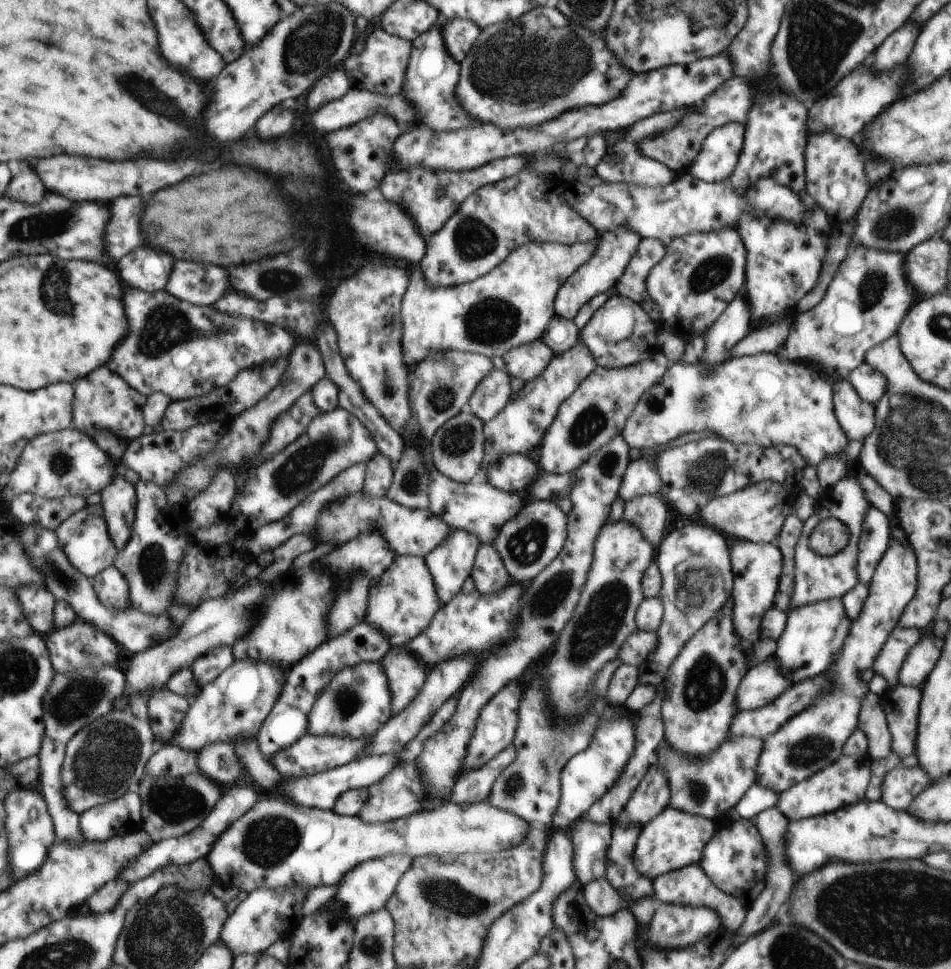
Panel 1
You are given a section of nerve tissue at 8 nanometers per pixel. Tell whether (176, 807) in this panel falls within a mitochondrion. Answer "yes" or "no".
yes

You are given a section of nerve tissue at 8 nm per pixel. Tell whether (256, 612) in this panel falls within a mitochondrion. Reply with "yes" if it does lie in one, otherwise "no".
no

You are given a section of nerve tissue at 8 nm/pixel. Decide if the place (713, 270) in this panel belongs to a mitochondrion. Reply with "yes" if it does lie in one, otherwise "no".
yes

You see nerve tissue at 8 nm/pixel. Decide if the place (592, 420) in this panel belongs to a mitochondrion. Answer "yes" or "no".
yes

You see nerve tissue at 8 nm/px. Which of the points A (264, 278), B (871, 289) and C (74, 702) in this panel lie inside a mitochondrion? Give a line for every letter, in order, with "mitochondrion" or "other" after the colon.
A: mitochondrion
B: mitochondrion
C: mitochondrion

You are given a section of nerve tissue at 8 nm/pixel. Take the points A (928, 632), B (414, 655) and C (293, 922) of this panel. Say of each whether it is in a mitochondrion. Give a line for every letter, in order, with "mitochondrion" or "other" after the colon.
A: other
B: other
C: other

